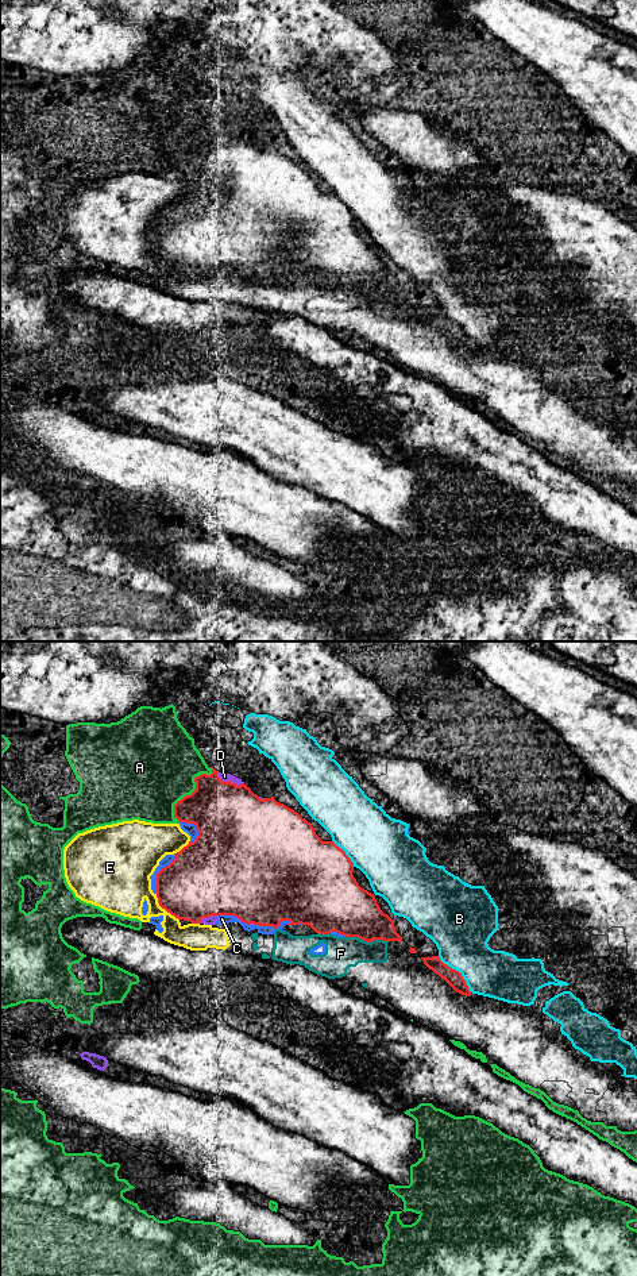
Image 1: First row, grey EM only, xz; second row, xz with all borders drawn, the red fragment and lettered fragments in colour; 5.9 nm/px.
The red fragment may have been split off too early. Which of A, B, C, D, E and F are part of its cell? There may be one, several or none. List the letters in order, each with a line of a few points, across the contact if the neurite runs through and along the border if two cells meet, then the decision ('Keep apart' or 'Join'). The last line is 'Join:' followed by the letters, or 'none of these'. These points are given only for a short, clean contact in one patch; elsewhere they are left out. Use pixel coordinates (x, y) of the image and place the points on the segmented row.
A: Keep apart
B: Keep apart
C: Keep apart
D: Keep apart
E: Keep apart
F: Keep apart
Join: none of these

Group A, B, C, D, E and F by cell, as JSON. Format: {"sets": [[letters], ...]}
{"sets": [["A"], ["B"], ["C", "E", "F"], ["D"]]}

